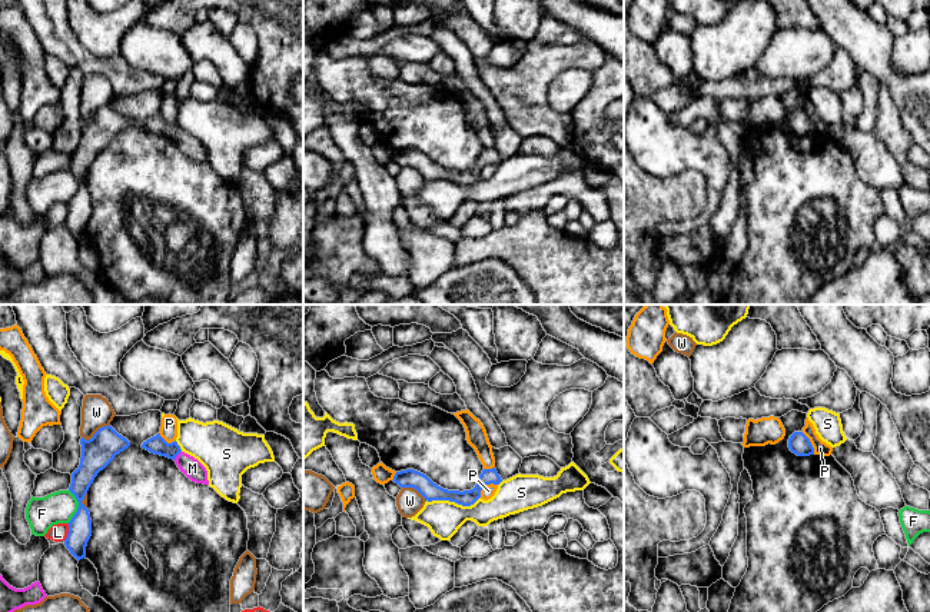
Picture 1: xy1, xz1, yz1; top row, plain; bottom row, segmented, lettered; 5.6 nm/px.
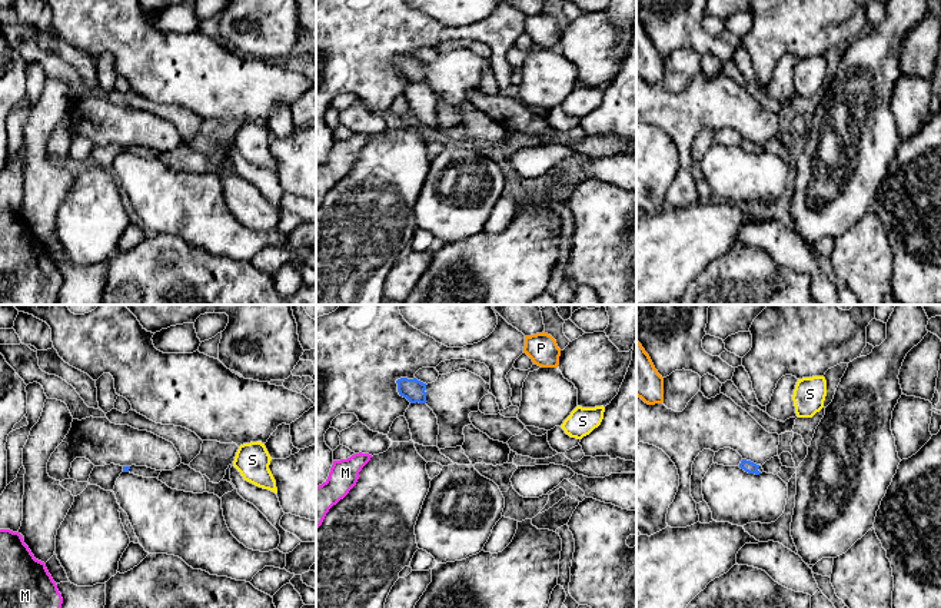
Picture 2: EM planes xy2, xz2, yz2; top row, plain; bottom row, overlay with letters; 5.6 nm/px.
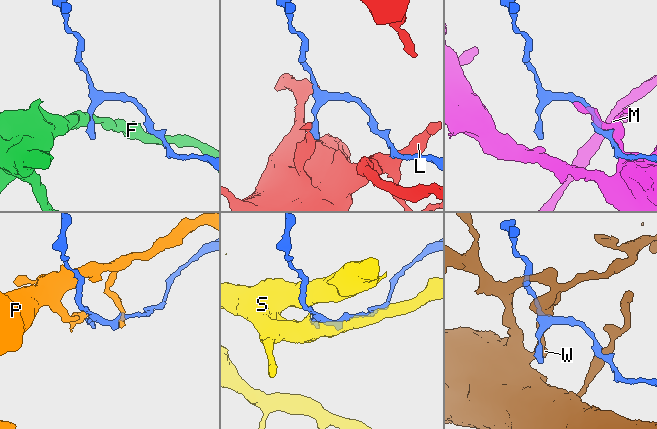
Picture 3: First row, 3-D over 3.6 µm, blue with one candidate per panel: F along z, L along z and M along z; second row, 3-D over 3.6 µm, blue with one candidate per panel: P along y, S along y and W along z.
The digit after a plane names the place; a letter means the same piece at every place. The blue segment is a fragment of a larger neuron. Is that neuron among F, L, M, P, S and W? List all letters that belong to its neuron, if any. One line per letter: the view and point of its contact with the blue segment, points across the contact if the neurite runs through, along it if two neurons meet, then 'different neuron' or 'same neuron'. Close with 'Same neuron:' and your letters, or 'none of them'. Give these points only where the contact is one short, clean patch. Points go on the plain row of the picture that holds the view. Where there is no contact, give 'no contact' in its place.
F: xy1 (79, 186) | along xy1 (69, 169), (77, 182), (77, 190), (67, 202) | different neuron
L: xy1 (69, 212) | along xy1 (69, 203), (65, 220) | different neuron
M: xy1 (178, 133) | different neuron
P: xz1 (485, 165) | different neuron
S: xz1 (452, 180) | different neuron
W: xy1 (95, 113) | different neuron
Same neuron: none of them

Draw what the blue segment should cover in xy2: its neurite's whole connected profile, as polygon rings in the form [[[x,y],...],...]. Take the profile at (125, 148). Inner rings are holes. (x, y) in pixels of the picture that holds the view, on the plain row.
[[[132,144],[132,146],[123,146],[123,152],[130,152],[143,157],[159,157],[162,150],[156,150],[147,146]]]

